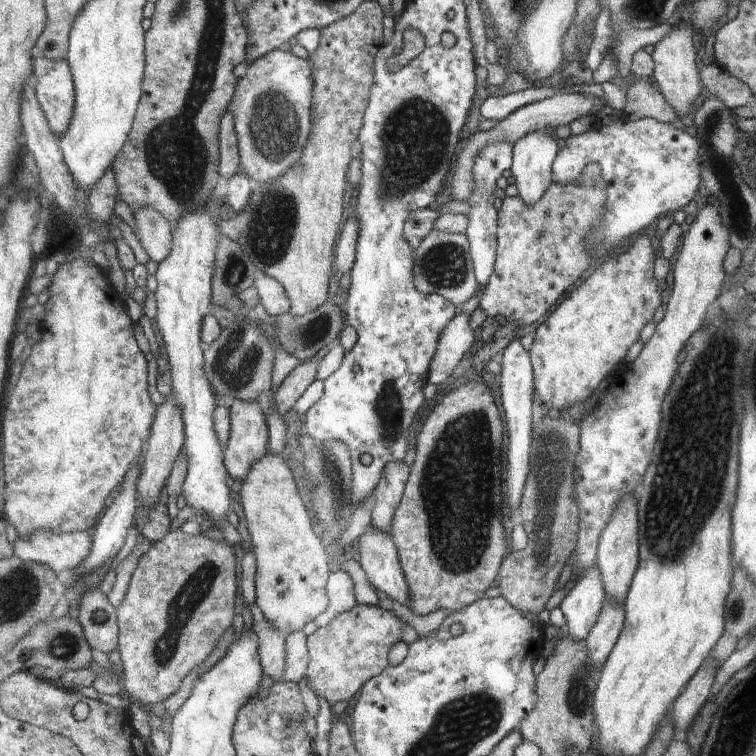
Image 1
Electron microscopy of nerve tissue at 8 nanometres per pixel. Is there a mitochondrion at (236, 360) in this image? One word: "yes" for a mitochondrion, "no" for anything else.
yes

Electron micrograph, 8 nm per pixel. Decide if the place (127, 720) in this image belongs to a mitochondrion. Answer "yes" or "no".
no

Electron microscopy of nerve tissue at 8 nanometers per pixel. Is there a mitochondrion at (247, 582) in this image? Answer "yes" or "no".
no

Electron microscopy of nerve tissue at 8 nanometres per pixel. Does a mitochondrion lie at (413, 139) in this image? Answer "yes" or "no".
yes

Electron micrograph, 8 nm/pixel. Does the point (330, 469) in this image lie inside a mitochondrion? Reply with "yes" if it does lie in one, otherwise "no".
yes

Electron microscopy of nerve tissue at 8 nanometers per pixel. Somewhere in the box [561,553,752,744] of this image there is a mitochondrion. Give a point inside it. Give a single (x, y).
(577, 697)

